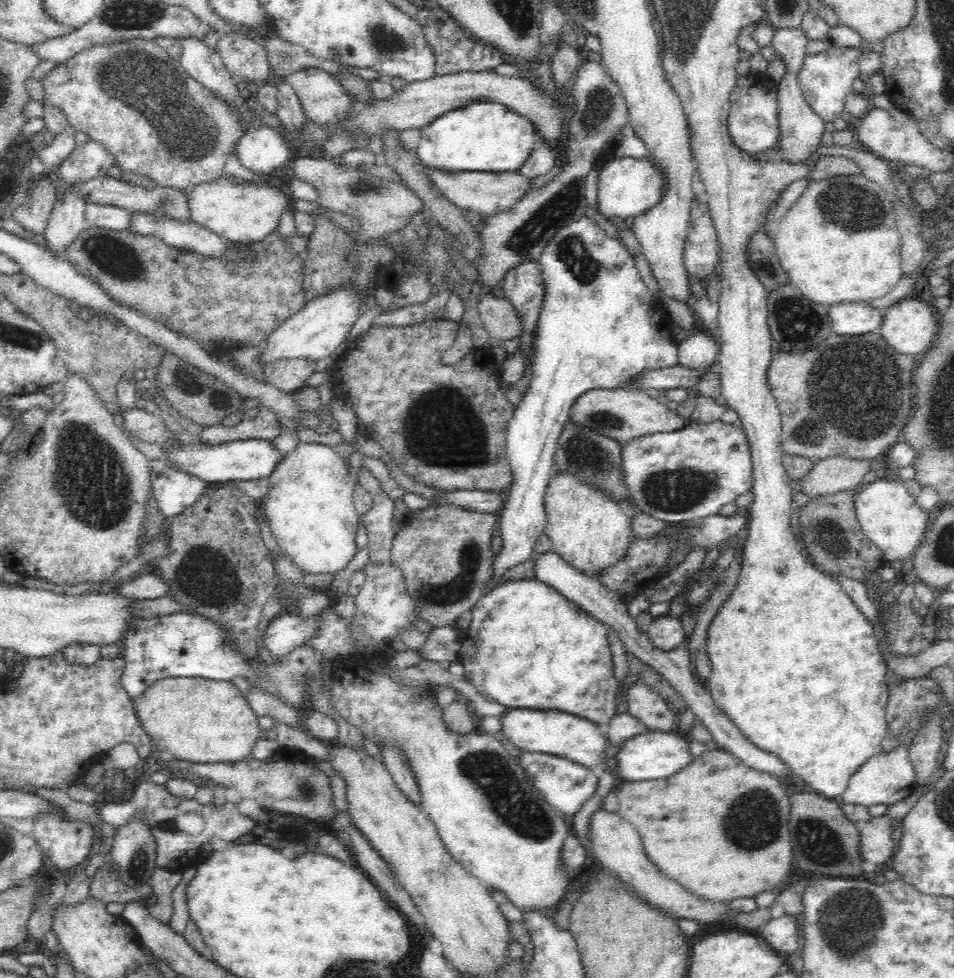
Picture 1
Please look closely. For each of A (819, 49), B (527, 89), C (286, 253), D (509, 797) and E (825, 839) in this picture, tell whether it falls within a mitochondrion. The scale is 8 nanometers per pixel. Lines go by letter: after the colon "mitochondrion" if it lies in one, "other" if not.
A: other
B: other
C: other
D: mitochondrion
E: mitochondrion

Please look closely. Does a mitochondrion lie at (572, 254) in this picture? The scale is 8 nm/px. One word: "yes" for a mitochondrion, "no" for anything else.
yes

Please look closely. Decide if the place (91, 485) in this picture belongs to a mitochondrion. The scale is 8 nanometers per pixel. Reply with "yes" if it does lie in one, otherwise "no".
yes

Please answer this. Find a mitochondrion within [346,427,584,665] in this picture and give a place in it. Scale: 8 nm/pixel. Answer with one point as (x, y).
(448, 593)

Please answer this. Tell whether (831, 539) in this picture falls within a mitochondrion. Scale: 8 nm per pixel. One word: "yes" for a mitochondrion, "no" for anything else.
yes

